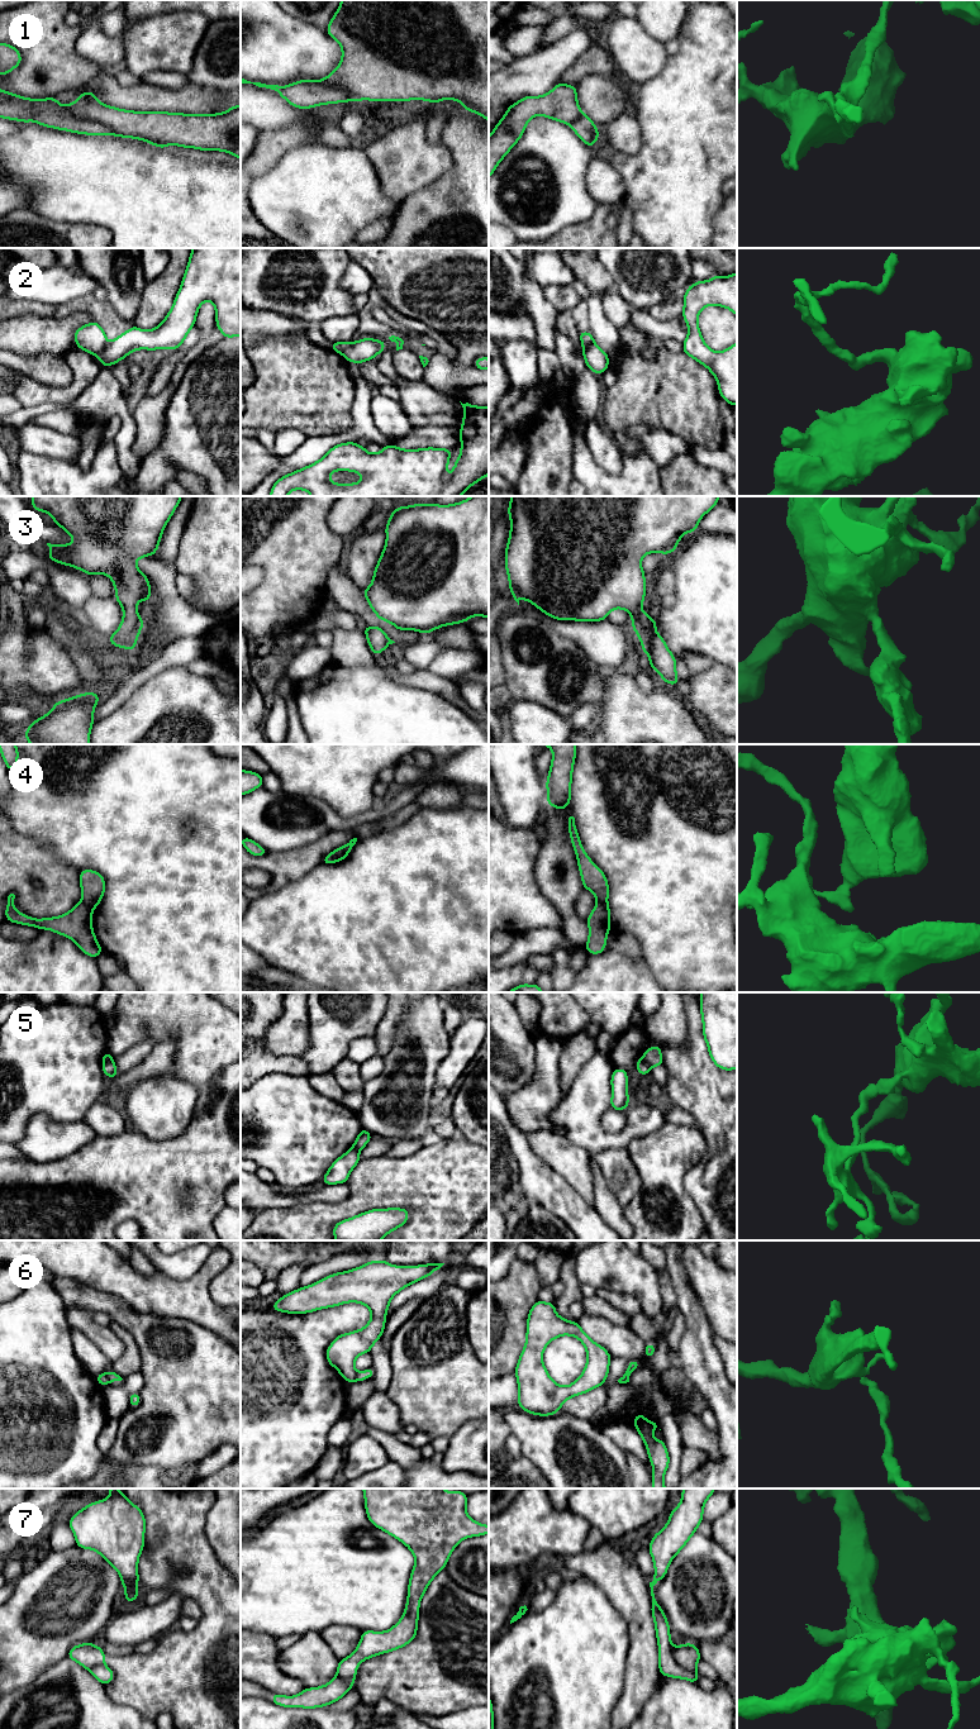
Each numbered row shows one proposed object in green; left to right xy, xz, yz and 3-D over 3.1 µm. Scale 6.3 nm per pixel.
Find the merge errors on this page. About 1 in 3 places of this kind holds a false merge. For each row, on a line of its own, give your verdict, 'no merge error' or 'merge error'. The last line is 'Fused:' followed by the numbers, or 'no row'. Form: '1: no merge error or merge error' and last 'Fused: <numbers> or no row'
1: merge error
2: merge error
3: no merge error
4: merge error
5: merge error
6: merge error
7: merge error
Fused: 1, 2, 4, 5, 6, 7

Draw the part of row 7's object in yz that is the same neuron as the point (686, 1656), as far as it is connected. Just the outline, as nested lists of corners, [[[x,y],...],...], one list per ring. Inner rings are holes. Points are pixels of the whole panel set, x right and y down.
[[[691,1643],[675,1647],[672,1656],[679,1666],[690,1672],[696,1672],[696,1663],[701,1659],[698,1645]]]

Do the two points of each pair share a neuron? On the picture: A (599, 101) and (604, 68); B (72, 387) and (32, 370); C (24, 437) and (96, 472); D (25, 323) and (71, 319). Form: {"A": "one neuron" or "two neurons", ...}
{"A": "two neurons", "B": "two neurons", "C": "two neurons", "D": "one neuron"}

